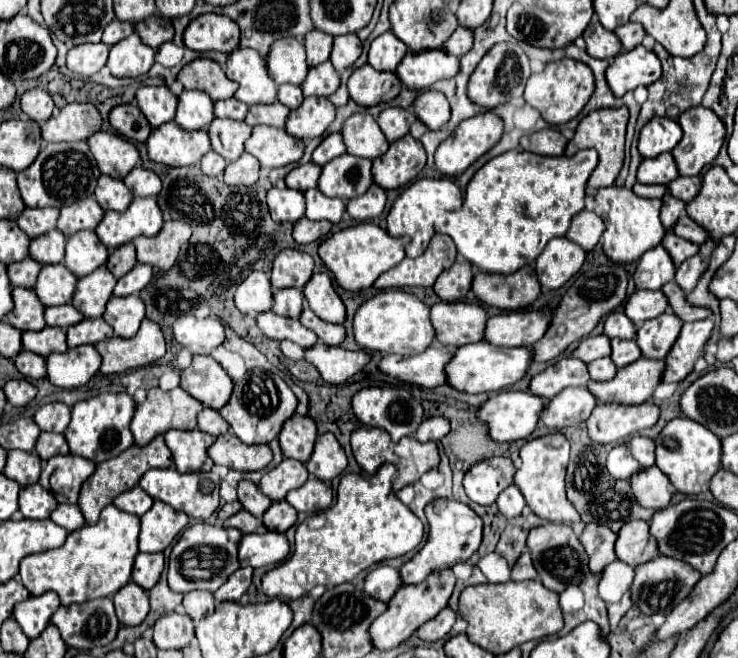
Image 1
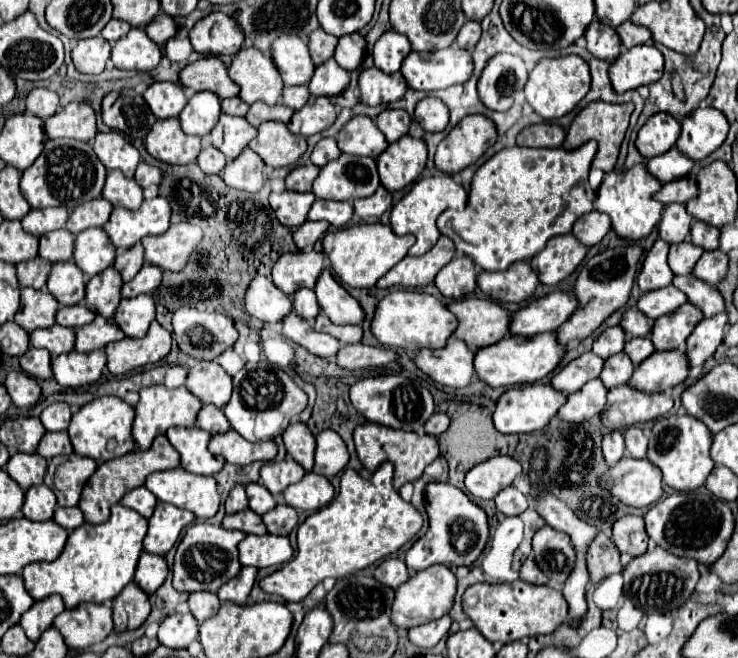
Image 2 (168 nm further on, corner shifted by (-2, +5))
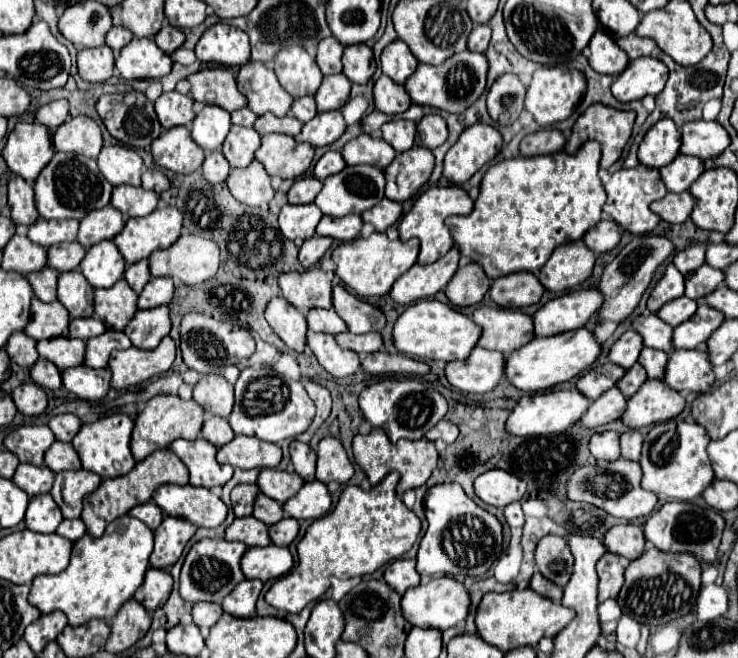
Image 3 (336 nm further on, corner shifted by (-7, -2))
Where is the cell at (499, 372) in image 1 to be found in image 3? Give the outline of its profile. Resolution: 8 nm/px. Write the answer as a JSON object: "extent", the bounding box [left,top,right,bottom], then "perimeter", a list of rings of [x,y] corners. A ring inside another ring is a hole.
{"extent":[505,327,601,391],"perimeter":[[[587,327],[557,333],[549,337],[535,337],[525,347],[517,349],[507,357],[505,363],[505,377],[509,383],[513,383],[521,391],[545,391],[557,383],[565,383],[573,377],[577,377],[581,371],[589,369],[595,359],[601,353],[601,345],[595,337],[595,333]]]}

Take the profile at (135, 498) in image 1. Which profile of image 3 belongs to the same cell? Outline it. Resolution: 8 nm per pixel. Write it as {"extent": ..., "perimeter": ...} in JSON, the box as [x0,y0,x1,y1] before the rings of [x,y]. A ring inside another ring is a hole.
{"extent":[129,501,163,531],"perimeter":[[[153,501],[133,507],[129,511],[129,515],[135,517],[135,519],[139,519],[139,521],[143,521],[151,531],[155,531],[161,525],[161,521],[163,521],[163,511]]]}

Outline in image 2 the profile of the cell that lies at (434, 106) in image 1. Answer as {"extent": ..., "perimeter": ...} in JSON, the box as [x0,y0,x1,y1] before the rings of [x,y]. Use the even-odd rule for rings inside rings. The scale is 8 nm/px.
{"extent":[414,96,448,132],"perimeter":[[[428,96],[416,104],[414,118],[426,132],[442,132],[448,124],[448,108],[442,100]]]}

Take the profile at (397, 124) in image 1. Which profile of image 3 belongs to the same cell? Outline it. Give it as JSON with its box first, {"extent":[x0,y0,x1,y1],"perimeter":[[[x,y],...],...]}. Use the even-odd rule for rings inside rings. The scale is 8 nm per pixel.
{"extent":[383,119,415,153],"perimeter":[[[393,119],[383,125],[383,139],[397,151],[403,153],[413,147],[415,143],[415,121],[407,119]]]}

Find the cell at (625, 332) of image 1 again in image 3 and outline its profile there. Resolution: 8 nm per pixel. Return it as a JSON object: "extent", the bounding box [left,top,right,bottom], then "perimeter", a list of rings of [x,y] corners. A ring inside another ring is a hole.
{"extent":[633,315,673,353],"perimeter":[[[639,315],[633,321],[633,329],[643,335],[645,347],[661,349],[665,353],[673,349],[673,327],[661,321],[657,315]]]}

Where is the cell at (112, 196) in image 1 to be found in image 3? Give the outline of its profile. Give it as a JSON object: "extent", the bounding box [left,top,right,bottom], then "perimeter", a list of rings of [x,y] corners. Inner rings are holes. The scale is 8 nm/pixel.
{"extent":[111,185,159,217],"perimeter":[[[121,185],[113,189],[111,205],[121,211],[127,217],[145,217],[157,207],[159,195],[153,191],[147,191],[143,187],[133,185]]]}

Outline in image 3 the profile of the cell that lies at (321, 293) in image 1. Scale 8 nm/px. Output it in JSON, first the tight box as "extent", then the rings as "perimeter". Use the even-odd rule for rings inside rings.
{"extent":[333,285,385,333],"perimeter":[[[341,285],[333,287],[333,307],[351,333],[381,331],[385,327],[385,315],[379,307],[357,299]]]}

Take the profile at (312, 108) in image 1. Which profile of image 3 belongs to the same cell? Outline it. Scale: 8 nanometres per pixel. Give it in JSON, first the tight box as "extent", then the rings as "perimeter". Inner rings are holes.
{"extent":[295,111,347,147],"perimeter":[[[341,111],[319,113],[315,119],[303,125],[301,133],[295,139],[297,143],[311,143],[313,147],[321,147],[337,141],[345,133],[345,129],[347,129],[347,123]]]}

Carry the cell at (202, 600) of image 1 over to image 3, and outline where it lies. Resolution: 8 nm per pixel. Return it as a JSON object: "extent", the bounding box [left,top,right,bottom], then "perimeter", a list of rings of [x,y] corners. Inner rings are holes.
{"extent":[193,603,223,631],"perimeter":[[[195,603],[193,605],[193,623],[203,631],[213,627],[221,615],[223,615],[223,609],[219,603]]]}

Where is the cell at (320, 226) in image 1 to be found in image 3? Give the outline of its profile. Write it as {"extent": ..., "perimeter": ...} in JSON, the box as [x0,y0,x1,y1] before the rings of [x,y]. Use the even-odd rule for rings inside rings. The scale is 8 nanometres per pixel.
{"extent":[299,235,333,269],"perimeter":[[[315,235],[313,239],[309,239],[309,241],[303,243],[303,247],[299,251],[299,263],[305,269],[313,267],[327,253],[327,249],[331,245],[333,245],[333,239],[331,237],[319,237],[319,235]]]}

